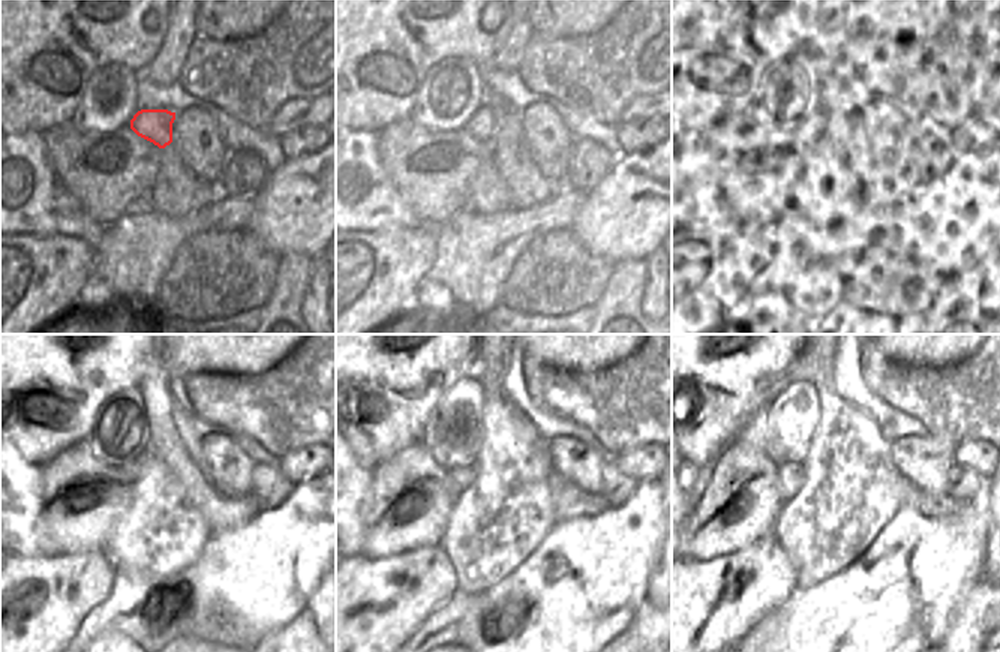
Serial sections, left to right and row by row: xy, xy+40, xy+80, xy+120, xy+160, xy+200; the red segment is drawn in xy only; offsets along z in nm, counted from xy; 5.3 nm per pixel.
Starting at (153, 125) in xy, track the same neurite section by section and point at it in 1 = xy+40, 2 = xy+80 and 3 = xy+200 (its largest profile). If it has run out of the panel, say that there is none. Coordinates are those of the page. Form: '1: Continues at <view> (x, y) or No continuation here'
1: Continues at xy+40 (482, 125)
2: Continues at xy+80 (814, 126)
3: Continues at xy+200 (790, 475)

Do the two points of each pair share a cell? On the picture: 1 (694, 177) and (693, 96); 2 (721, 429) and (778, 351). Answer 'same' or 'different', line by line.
1: different
2: same

